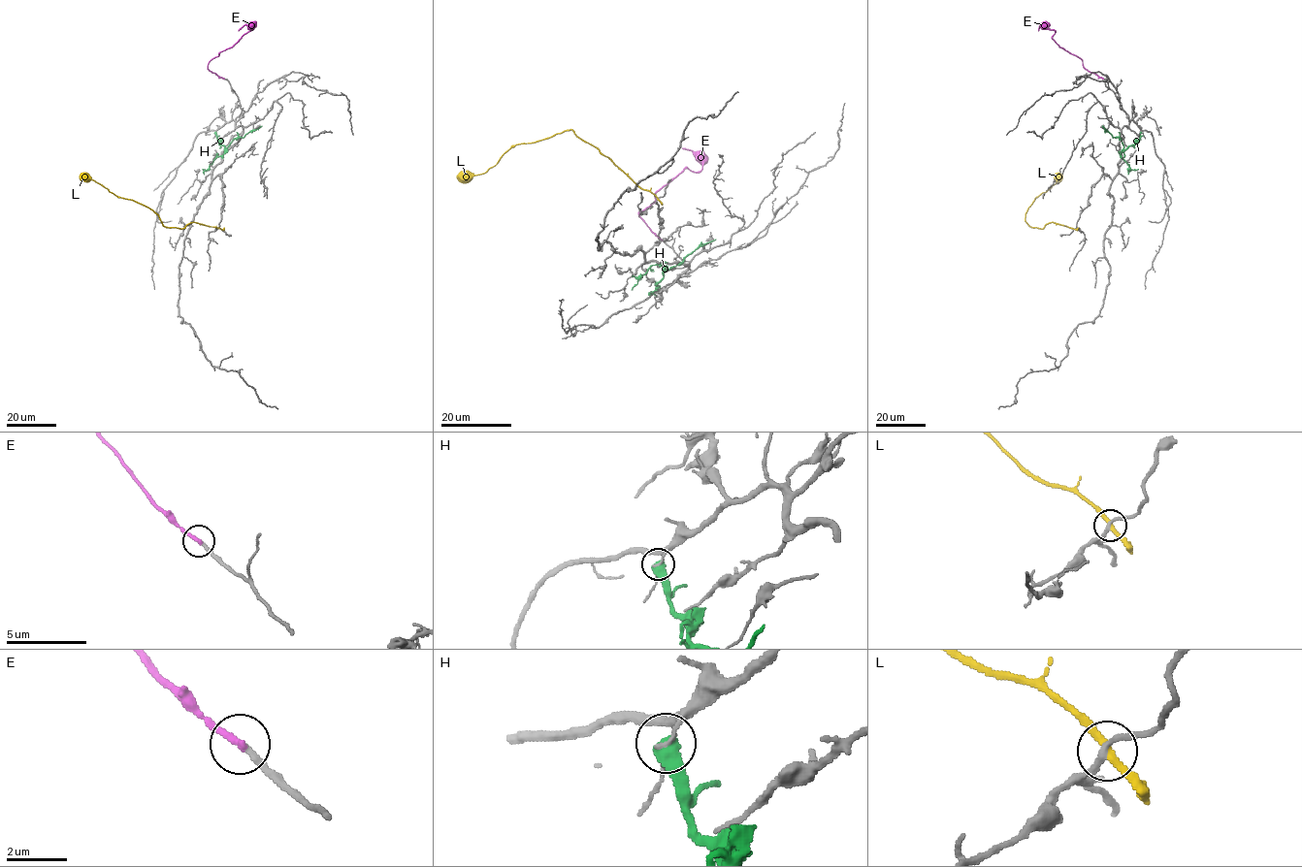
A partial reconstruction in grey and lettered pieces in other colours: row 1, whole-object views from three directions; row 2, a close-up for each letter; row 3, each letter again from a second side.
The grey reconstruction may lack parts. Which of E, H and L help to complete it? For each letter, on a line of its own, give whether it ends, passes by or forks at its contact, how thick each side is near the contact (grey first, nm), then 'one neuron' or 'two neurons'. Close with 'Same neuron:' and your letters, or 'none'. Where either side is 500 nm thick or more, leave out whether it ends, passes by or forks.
E: it ends; calibres 240 and 280 nm; one neuron
H: calibres 130 and 550 nm; two neurons
L: it passes by; calibres 200 and 240 nm; two neurons
Same neuron: E

